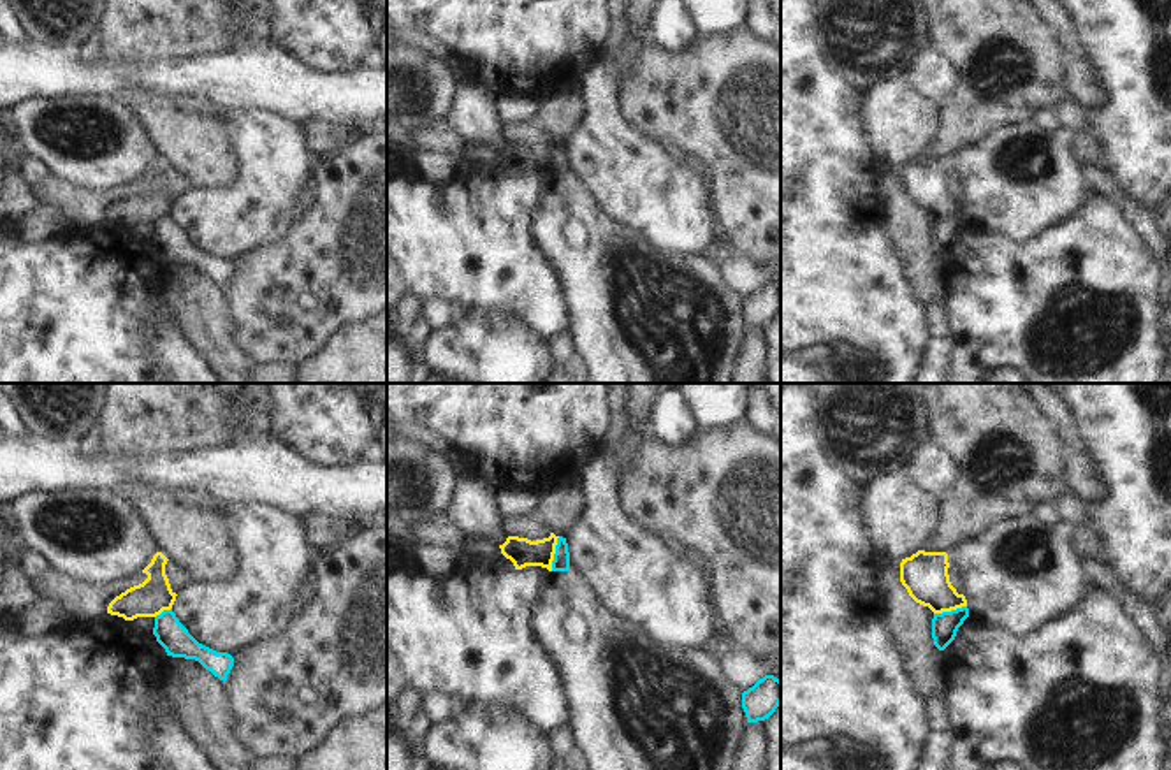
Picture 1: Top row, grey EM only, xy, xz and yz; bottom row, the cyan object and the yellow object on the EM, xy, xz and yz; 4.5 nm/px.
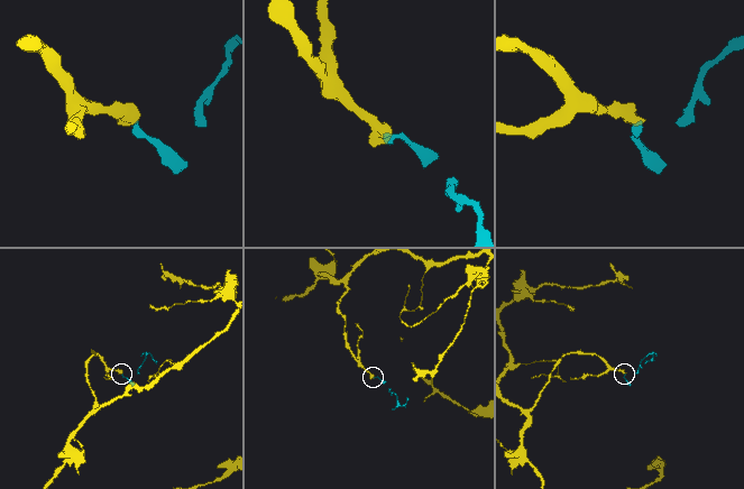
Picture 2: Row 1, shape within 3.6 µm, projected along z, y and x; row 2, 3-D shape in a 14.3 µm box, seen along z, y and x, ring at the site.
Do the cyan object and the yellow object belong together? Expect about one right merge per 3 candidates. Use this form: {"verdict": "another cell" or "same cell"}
{"verdict": "another cell"}

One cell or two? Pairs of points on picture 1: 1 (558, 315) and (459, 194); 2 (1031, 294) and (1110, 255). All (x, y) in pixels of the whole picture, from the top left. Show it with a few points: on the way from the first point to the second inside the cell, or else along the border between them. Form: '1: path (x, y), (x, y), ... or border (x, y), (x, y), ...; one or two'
1: path (528, 285), (477, 234), (477, 224); one
2: path (1050, 292), (1073, 276), (1090, 275); one

